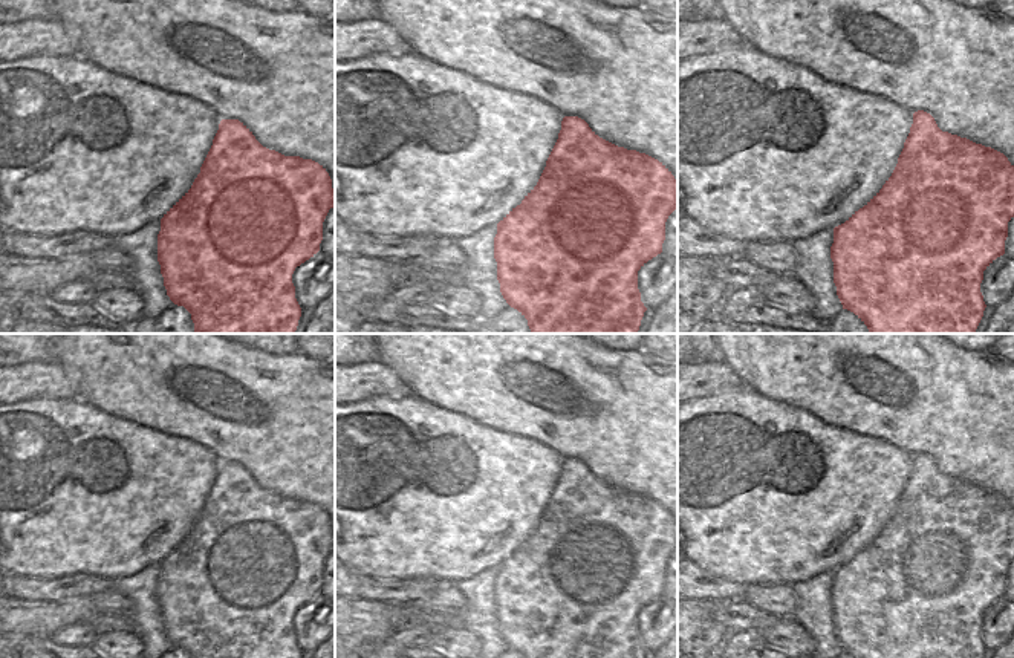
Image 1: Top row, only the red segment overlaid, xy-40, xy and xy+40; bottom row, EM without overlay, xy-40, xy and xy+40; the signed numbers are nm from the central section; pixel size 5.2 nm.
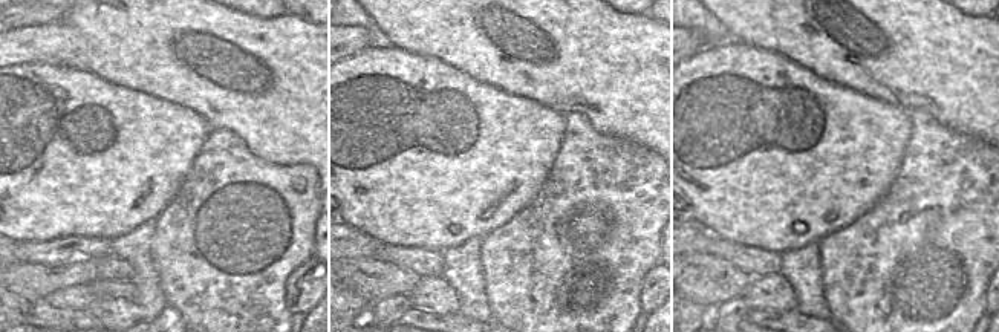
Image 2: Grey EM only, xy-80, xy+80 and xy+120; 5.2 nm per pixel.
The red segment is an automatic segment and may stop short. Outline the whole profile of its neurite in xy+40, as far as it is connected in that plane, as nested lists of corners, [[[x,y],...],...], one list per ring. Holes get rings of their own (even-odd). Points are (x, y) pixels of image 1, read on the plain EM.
[[[918,453],[913,456],[913,467],[904,485],[904,491],[898,500],[898,507],[892,519],[882,531],[858,554],[855,554],[844,566],[834,571],[834,586],[830,589],[830,601],[834,604],[834,626],[843,652],[855,658],[983,658],[986,650],[980,635],[983,614],[1000,598],[1005,597],[1005,583],[1008,580],[1008,565],[1014,560],[1014,508],[1008,500],[982,487],[976,487],[967,480],[942,474],[934,461]]]

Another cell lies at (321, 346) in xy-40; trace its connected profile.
[[[298,334],[295,344],[309,358],[335,364],[335,334]]]

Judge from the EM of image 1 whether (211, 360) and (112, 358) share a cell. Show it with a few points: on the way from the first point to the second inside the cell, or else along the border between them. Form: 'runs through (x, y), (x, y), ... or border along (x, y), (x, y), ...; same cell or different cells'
runs through (187, 360), (136, 358); same cell

